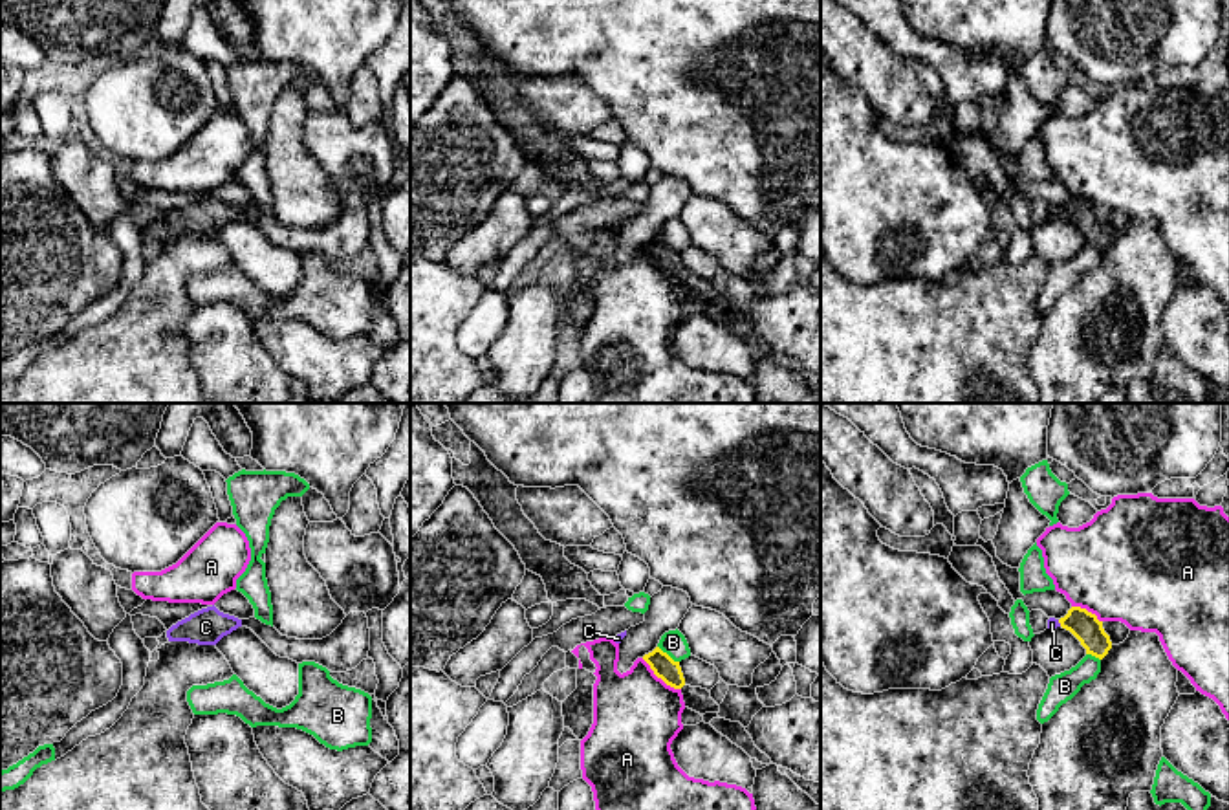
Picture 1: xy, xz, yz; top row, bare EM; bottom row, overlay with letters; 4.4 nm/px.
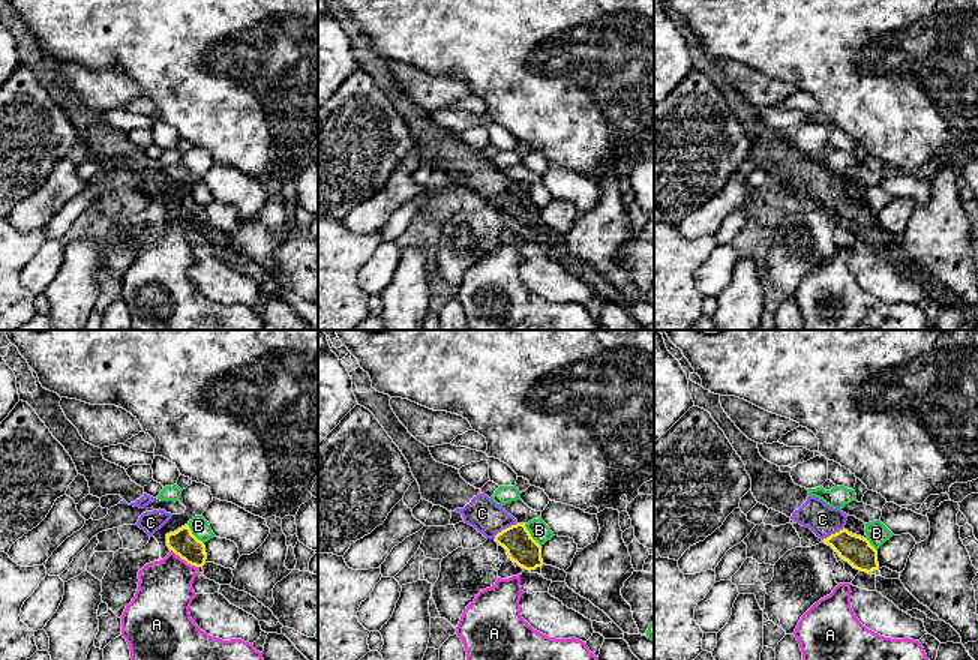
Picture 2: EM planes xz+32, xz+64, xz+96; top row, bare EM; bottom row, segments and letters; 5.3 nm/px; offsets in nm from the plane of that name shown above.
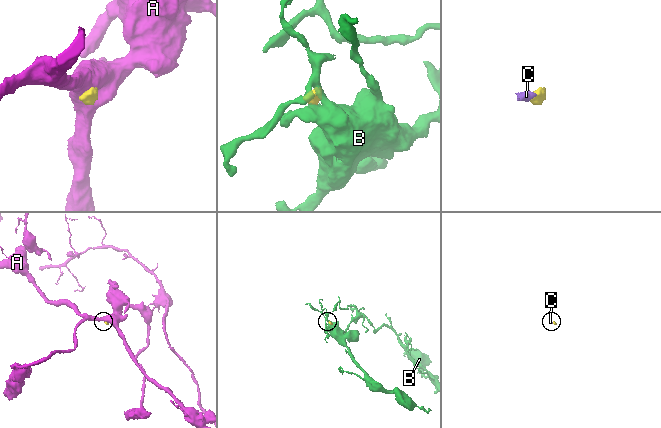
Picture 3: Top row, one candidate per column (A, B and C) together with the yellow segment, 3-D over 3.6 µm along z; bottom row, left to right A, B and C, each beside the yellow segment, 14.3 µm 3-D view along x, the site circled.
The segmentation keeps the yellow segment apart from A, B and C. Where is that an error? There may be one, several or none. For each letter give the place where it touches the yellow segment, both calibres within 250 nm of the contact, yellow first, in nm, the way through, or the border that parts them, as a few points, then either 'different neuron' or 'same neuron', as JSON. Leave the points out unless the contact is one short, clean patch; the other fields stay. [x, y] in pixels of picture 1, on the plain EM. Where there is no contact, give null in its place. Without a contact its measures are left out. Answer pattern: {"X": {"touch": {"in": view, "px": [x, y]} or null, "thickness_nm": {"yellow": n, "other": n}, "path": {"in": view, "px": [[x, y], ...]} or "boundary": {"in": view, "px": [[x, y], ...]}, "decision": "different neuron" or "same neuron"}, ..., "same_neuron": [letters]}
{"A": {"touch": {"in": "xz", "px": [660, 266]}, "thickness_nm": {"yellow": 100, "other": 380}, "boundary": {"in": "xz", "px": [[641, 248], [658, 266], [680, 279]]}, "decision": "different neuron"}, "B": {"touch": {"in": "xz", "px": [667, 244]}, "thickness_nm": {"yellow": 100, "other": 110}, "boundary": {"in": "xz", "px": [[658, 235], [678, 251]]}, "decision": "different neuron"}, "C": {"touch": {"in": "yz", "px": [1059, 211]}, "thickness_nm": {"yellow": 130, "other": 50}, "path": {"in": "yz", "px": [[1085, 215], [1079, 211], [1059, 211], [1052, 213]]}, "decision": "same neuron"}, "same_neuron": ["C"]}

